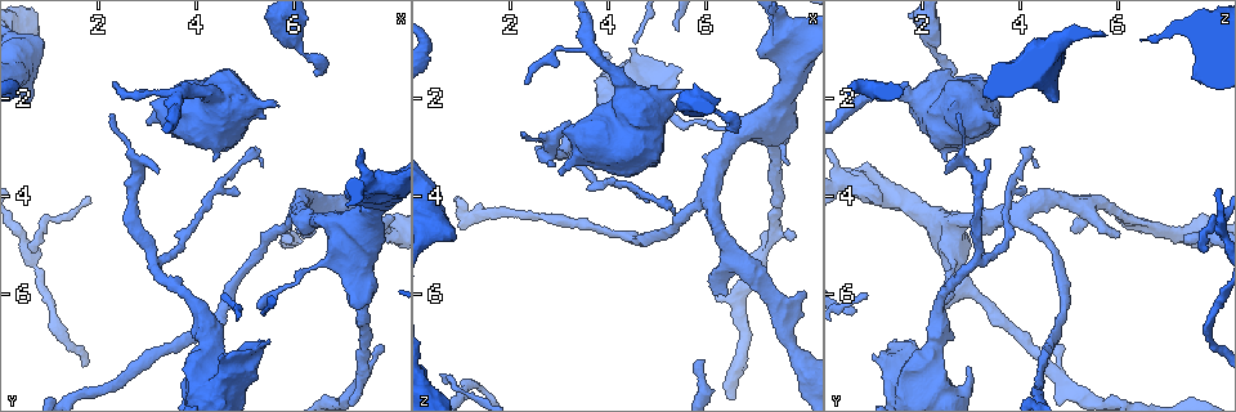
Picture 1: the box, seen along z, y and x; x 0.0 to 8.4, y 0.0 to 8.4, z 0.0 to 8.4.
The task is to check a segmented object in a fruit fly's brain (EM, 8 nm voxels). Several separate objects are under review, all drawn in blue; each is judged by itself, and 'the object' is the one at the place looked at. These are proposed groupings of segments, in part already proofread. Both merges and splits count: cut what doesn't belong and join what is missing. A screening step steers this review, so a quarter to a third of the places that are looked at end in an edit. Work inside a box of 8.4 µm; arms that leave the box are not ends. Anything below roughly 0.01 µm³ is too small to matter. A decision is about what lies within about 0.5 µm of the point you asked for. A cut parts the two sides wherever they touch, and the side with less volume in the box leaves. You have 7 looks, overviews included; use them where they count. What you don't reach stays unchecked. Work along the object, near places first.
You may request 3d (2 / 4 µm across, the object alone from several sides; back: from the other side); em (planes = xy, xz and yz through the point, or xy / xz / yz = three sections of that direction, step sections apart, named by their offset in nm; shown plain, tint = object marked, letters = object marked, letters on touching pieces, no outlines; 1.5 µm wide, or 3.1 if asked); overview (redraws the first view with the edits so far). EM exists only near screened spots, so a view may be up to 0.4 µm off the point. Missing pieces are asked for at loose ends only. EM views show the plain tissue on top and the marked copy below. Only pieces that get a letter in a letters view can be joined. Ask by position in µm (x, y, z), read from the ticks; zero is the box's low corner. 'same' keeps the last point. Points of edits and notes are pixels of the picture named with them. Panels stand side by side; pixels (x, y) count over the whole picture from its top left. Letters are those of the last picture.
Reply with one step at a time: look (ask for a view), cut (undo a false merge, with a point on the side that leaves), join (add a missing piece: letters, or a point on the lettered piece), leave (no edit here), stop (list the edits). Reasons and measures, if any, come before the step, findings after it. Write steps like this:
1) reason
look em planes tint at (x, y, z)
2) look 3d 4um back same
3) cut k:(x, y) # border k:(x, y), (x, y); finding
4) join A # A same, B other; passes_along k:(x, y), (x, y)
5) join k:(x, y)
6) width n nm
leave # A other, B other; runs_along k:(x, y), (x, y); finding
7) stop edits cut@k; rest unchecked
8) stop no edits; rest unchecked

a fork
look 3d 4um at (3.65, 1.95, 0.95)

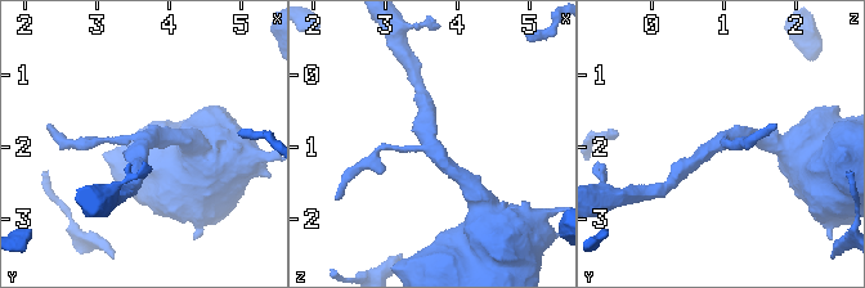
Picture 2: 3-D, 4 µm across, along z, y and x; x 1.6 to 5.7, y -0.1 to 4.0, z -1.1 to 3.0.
arms 3
look em yz step 8 letters at (3.65, 1.90, 1.00)

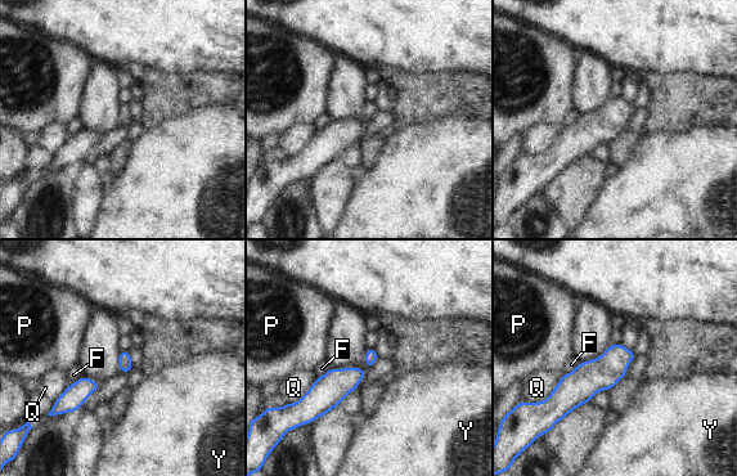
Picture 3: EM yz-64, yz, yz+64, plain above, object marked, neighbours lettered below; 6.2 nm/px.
another direction
look em planes letters same

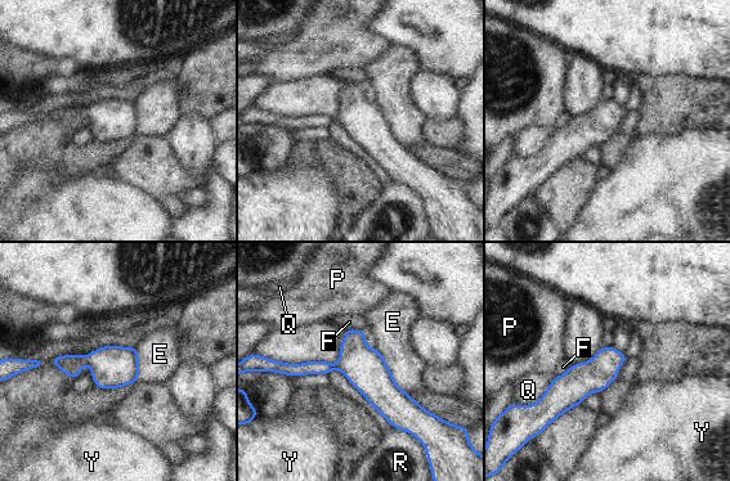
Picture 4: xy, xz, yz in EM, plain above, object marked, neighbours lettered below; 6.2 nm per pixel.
leave # E other, F other, P other, Q other, R other, Y other; border 4:(375, 349), (394, 382), (413, 400); one neuron here

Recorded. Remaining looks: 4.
calibre changes
look em planes letters at (6.30, 1.10, 2.35)

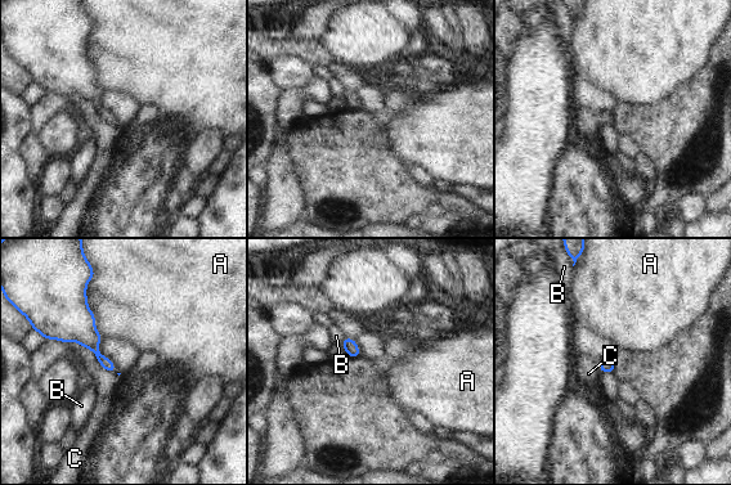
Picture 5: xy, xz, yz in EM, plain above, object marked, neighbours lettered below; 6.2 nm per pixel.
leave # A other, B other, C other; one neuron here

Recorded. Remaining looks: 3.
tapers out
look em planes letters at (4.90, 4.00, 4.00)

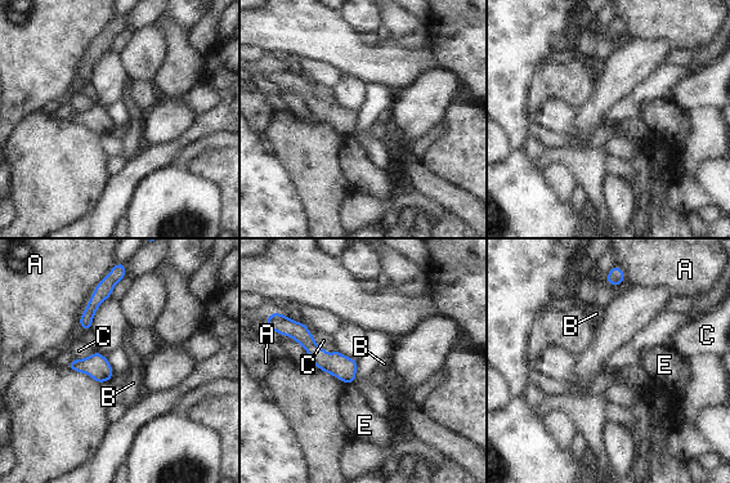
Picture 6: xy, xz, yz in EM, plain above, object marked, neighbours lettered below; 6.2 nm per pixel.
leave # A other, B other, C other, E other; runs_along 6:(298, 327), (350, 379); no lettered piece goes on from it

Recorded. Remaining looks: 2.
stop no edits; rest unchecked

